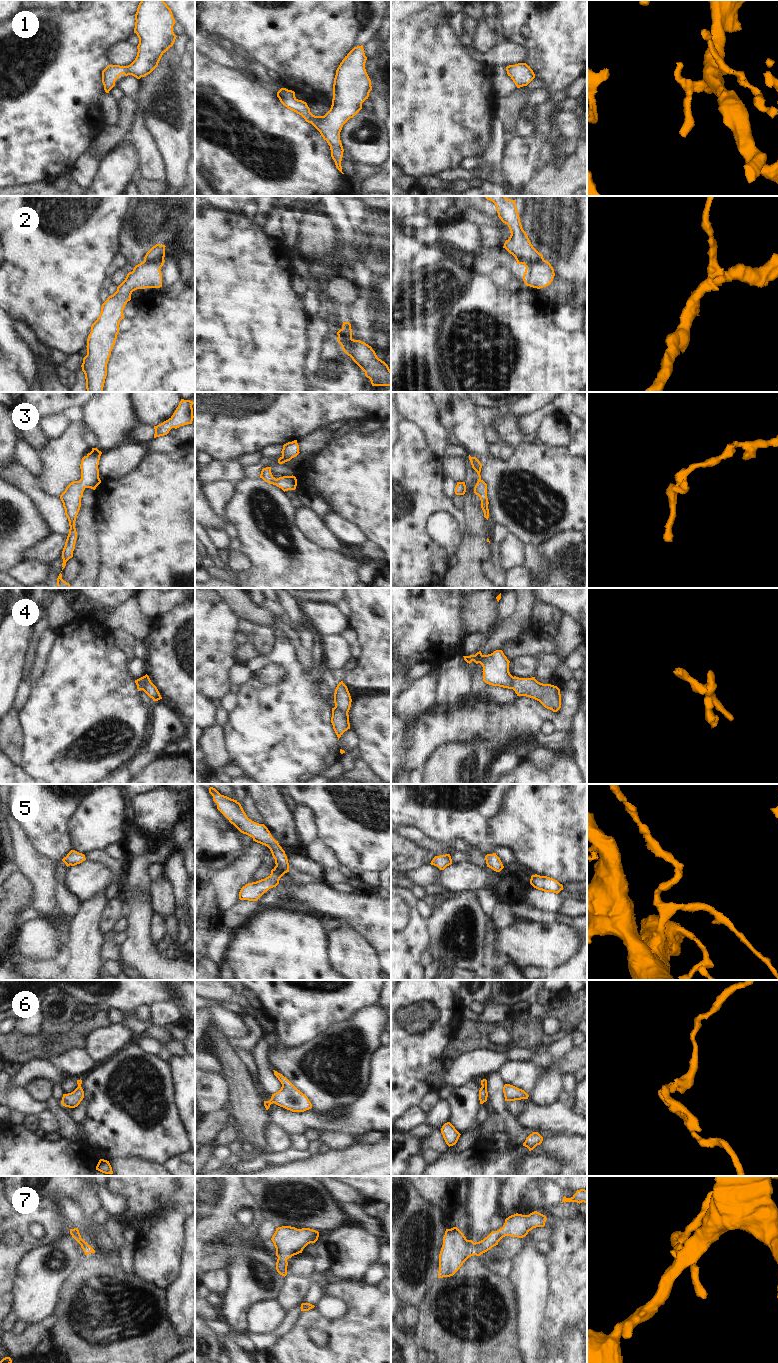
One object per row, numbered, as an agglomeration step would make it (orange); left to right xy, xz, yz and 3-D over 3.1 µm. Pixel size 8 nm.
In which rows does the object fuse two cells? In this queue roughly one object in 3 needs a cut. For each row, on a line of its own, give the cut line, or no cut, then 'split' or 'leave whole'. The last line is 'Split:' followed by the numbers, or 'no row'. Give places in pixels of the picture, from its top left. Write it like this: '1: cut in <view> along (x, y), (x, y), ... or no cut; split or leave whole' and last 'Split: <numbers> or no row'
1: no cut; leave whole
2: cut in xy along (163, 259), (144, 261); split
3: no cut; leave whole
4: cut in xy along (150, 680), (143, 684), (142, 689); split
5: no cut; leave whole
6: no cut; leave whole
7: no cut; leave whole
Split: 2, 4

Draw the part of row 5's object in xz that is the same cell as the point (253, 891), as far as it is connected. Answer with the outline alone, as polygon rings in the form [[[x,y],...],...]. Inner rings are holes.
[[[210,787],[209,793],[217,804],[217,809],[233,824],[241,833],[253,838],[253,841],[267,846],[276,866],[265,879],[248,883],[239,892],[240,900],[257,901],[270,888],[279,884],[280,878],[289,872],[289,863],[285,851],[276,841],[264,824],[259,824],[249,819],[241,804],[234,799],[221,795],[215,788]]]

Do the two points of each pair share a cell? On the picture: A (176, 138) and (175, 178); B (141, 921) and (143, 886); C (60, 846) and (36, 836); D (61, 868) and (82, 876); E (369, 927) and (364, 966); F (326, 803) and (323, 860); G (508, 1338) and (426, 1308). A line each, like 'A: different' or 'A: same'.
A: same
B: different
C: same
D: different
E: different
F: different
G: same

